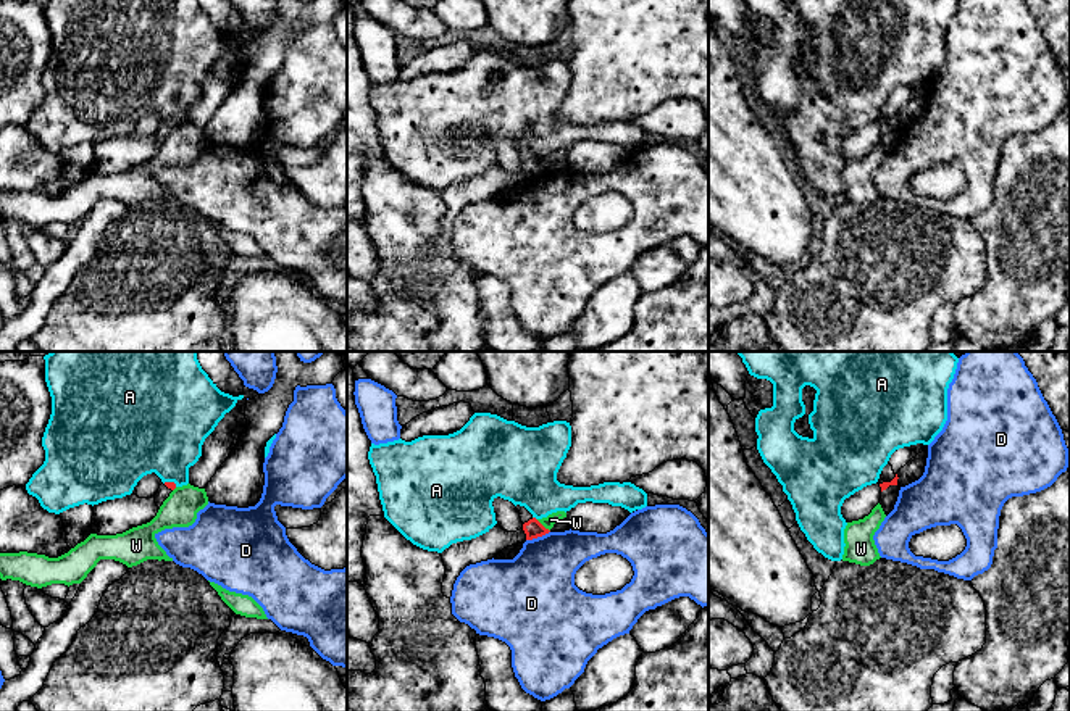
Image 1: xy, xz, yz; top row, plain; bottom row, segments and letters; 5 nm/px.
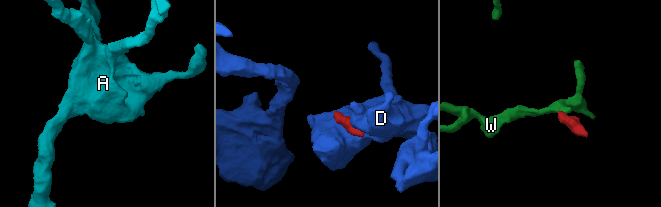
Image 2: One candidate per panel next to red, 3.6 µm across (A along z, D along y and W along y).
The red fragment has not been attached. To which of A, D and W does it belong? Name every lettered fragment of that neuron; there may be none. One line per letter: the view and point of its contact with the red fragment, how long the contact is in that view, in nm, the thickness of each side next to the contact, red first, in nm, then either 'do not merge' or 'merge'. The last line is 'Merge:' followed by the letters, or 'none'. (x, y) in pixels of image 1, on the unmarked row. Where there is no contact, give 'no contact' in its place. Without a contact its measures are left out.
A: xz (534, 157) | 30 nm | 90/340 nm | do not merge
D: xz (538, 174) | 130 nm | 90/360 nm | do not merge
W: xz (541, 163) | 90 nm | 90/60 nm | do not merge
Merge: none

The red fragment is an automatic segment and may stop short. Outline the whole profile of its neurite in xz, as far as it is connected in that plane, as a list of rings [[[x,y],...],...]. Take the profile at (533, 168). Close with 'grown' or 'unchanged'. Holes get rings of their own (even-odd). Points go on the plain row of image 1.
[[[516,143],[516,148],[523,161],[526,179],[533,179],[550,171],[525,145]]]; grown

